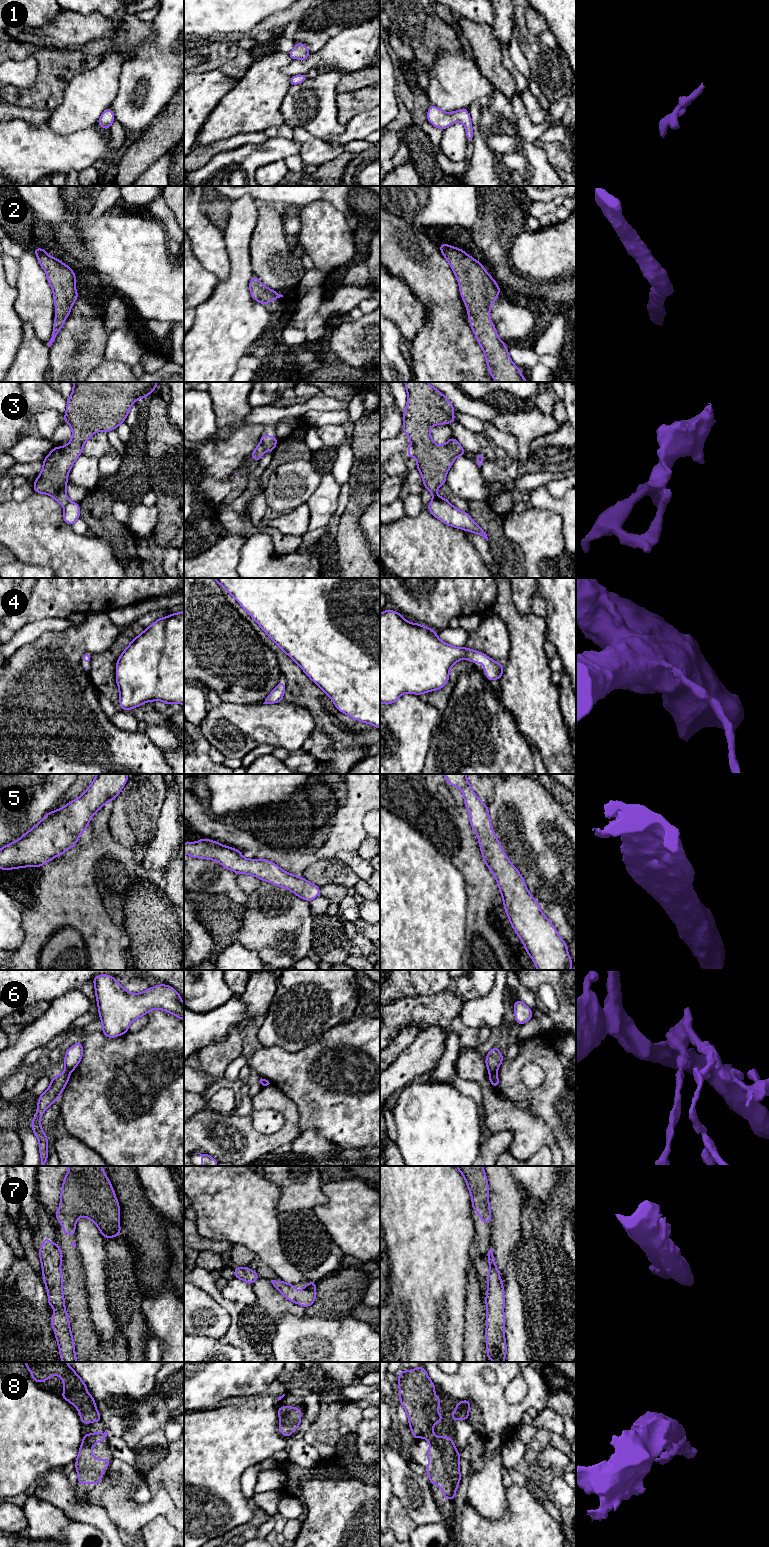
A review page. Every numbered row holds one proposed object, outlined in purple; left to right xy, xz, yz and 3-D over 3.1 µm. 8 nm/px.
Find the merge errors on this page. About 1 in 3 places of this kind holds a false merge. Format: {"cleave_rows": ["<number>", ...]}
{"cleave_rows": ["3", "6", "7"]}

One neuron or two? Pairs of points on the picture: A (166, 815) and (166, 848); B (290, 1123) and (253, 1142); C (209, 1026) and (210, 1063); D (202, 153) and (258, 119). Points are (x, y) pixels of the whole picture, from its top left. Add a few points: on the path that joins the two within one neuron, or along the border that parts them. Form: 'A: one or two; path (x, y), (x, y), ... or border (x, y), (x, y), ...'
A: one; path (166, 823), (166, 840)
B: one; path (283, 1133), (275, 1140), (263, 1142)
C: two; border (229, 1031), (223, 1039), (203, 1046), (196, 1053)
D: two; border (251, 131), (237, 133), (230, 137), (205, 143)

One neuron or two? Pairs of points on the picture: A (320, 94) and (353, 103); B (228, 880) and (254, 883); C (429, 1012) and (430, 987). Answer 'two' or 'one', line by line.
A: two
B: two
C: two

